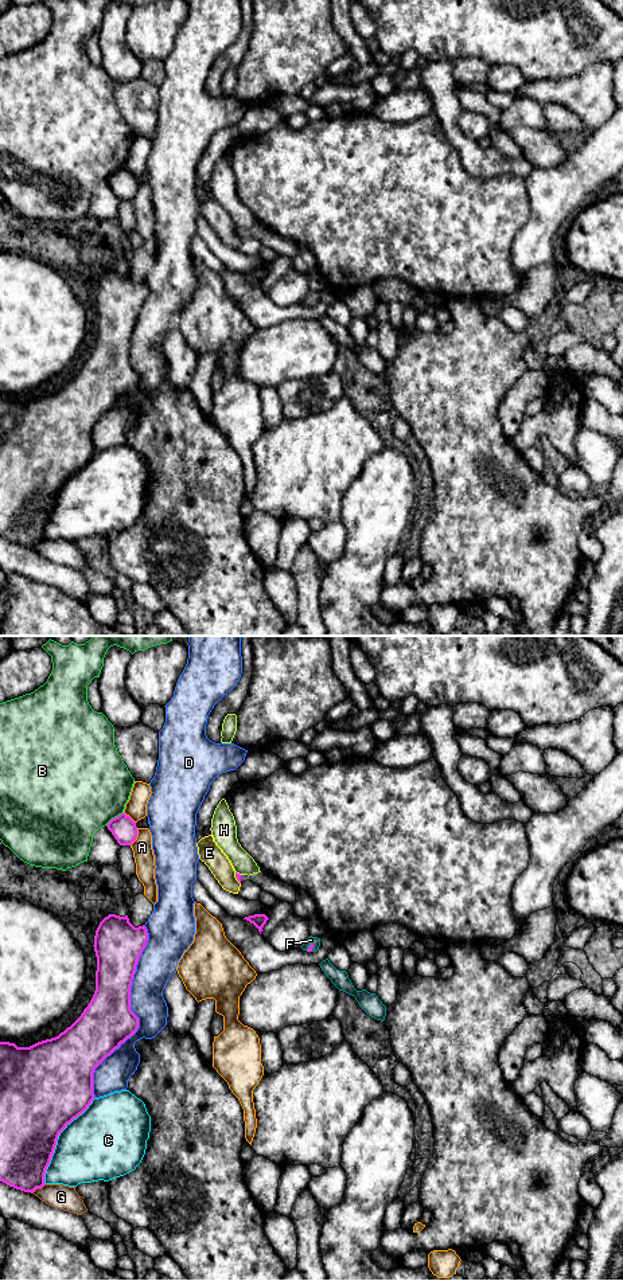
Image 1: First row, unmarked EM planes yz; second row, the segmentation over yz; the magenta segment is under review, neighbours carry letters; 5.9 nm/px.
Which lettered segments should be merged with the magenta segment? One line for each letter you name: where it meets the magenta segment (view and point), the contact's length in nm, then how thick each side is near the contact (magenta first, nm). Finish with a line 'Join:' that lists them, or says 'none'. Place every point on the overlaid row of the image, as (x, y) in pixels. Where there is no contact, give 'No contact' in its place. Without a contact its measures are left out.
F: Touches magenta at yz (310, 945). Shared border 70 nm. Thickness 30 nm (magenta) against 50 nm
Join: F

